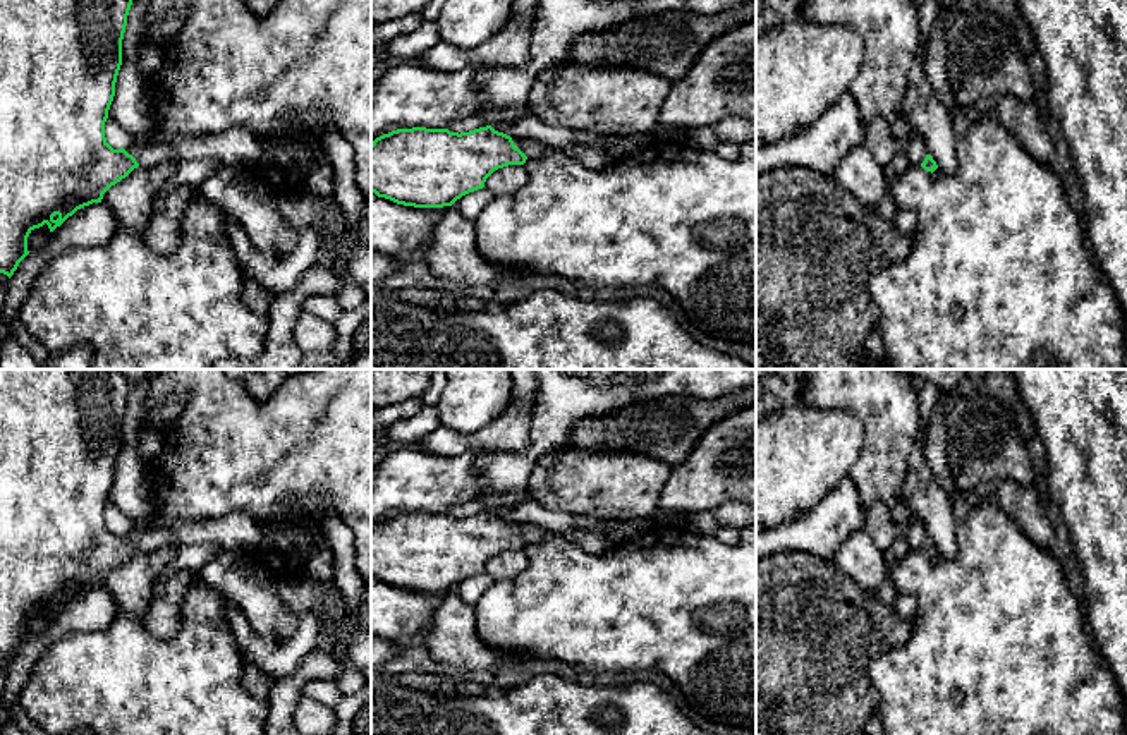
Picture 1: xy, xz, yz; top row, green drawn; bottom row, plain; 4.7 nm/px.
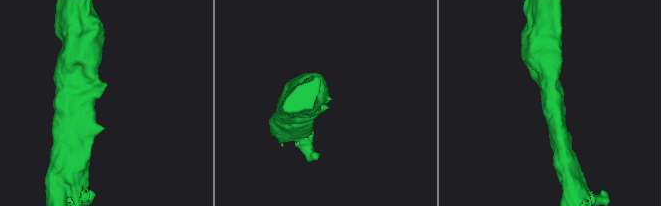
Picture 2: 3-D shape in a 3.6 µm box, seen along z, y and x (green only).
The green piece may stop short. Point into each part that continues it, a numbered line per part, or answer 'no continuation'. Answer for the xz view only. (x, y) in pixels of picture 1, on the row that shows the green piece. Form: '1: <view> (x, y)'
1: xz (531, 148)

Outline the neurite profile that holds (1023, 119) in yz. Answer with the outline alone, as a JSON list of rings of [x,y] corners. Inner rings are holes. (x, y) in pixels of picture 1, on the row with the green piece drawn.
[[[1002,96],[995,108],[1002,124],[1015,136],[1024,151],[1039,163],[1048,165],[1053,156],[1053,139],[1033,101]]]

